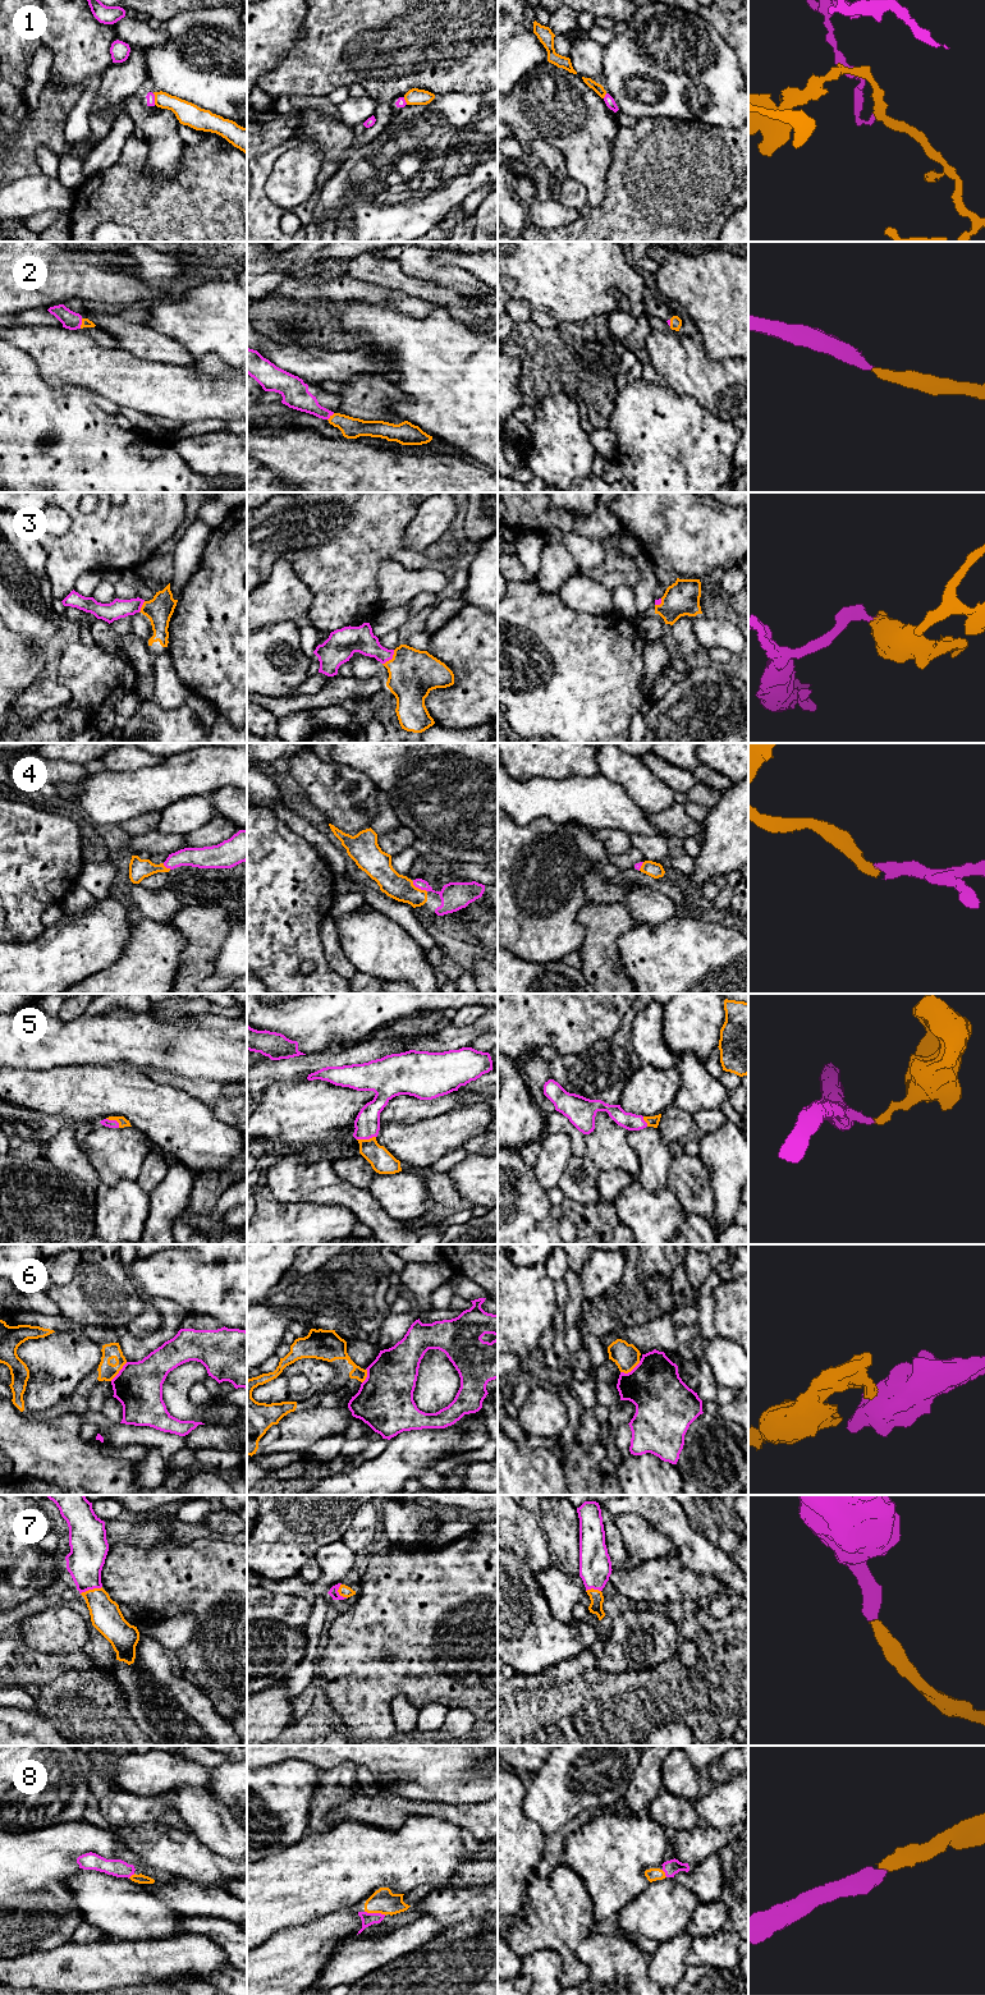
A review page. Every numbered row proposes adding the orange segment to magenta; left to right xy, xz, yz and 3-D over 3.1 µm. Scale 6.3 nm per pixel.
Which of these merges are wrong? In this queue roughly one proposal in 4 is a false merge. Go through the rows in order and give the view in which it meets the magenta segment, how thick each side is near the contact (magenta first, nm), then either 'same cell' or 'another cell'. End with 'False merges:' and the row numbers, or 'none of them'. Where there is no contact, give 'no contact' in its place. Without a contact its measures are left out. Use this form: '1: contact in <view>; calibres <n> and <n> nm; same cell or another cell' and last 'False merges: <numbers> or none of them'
1: contact in xy; calibres 50 and 140 nm; another cell
2: contact in xy; calibres 120 and 60 nm; same cell
3: contact in xz; calibres 160 and 300 nm; same cell
4: contact in xz; calibres 180 and 160 nm; same cell
5: contact in xz; calibres 160 and 150 nm; same cell
6: contact in yz; calibres 340 and 160 nm; another cell
7: contact in xy; calibres 240 and 190 nm; same cell
8: contact in xz; calibres 80 and 160 nm; same cell
False merges: 1, 6

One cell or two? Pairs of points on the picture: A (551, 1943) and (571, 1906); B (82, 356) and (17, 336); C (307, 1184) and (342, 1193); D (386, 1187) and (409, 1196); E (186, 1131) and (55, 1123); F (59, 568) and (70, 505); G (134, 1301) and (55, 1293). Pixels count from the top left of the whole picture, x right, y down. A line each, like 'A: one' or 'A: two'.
A: one
B: one
C: one
D: one
E: two
F: one
G: one

